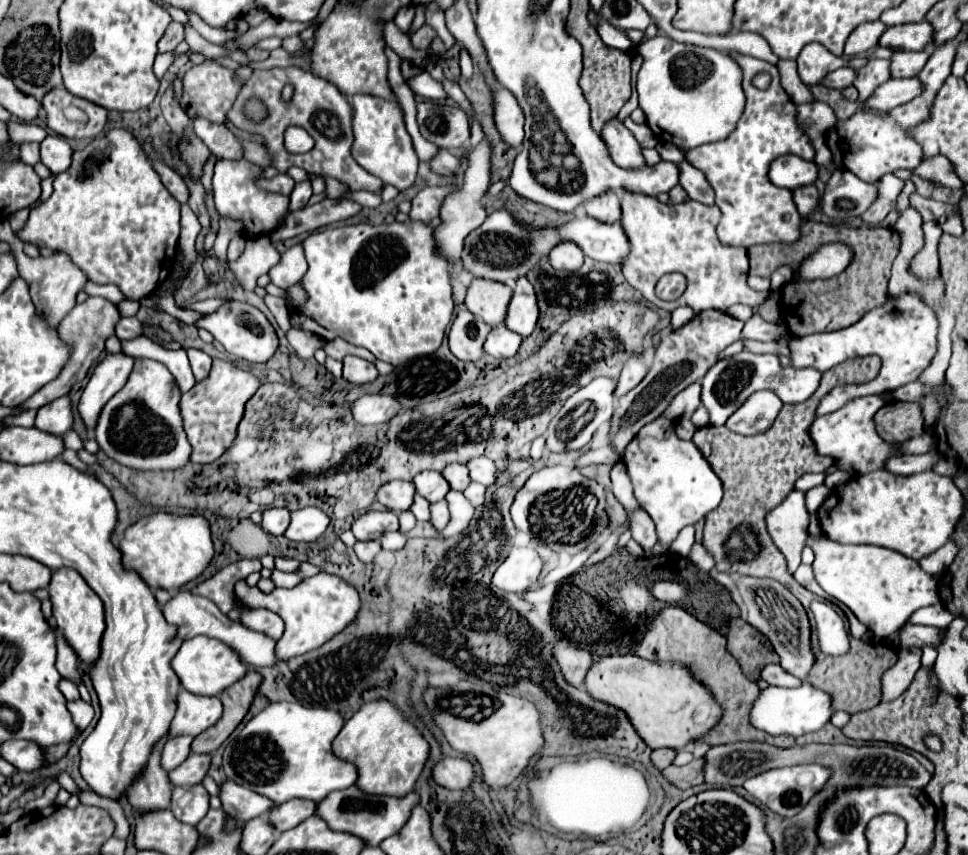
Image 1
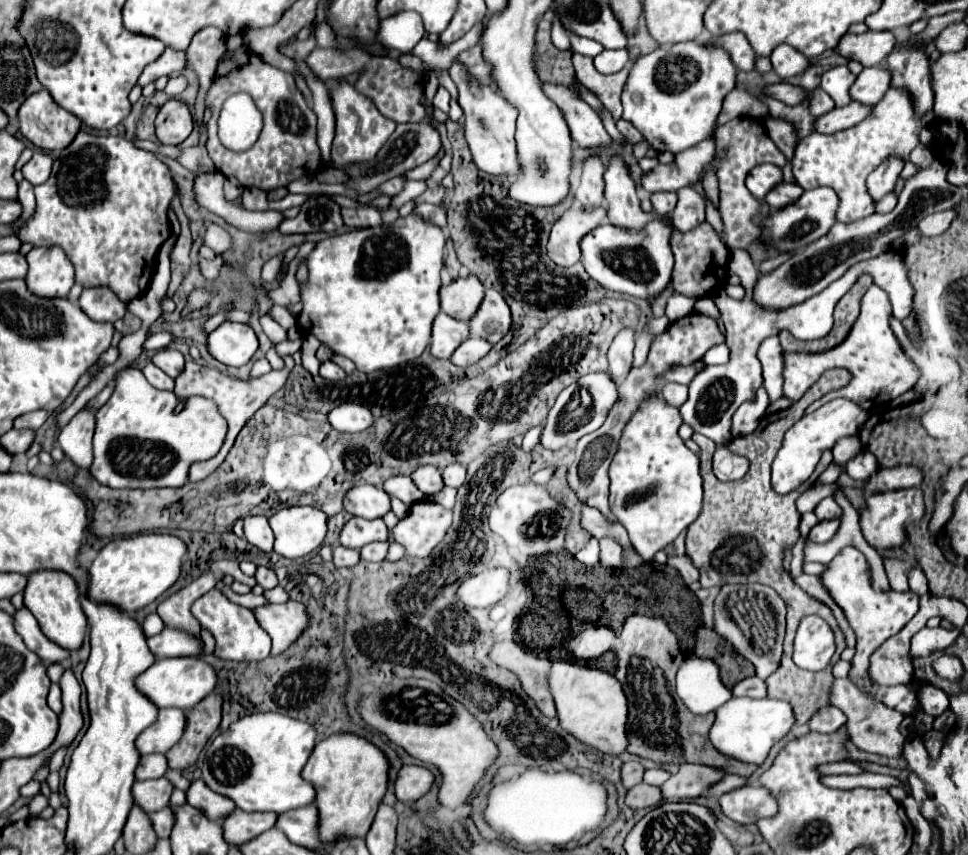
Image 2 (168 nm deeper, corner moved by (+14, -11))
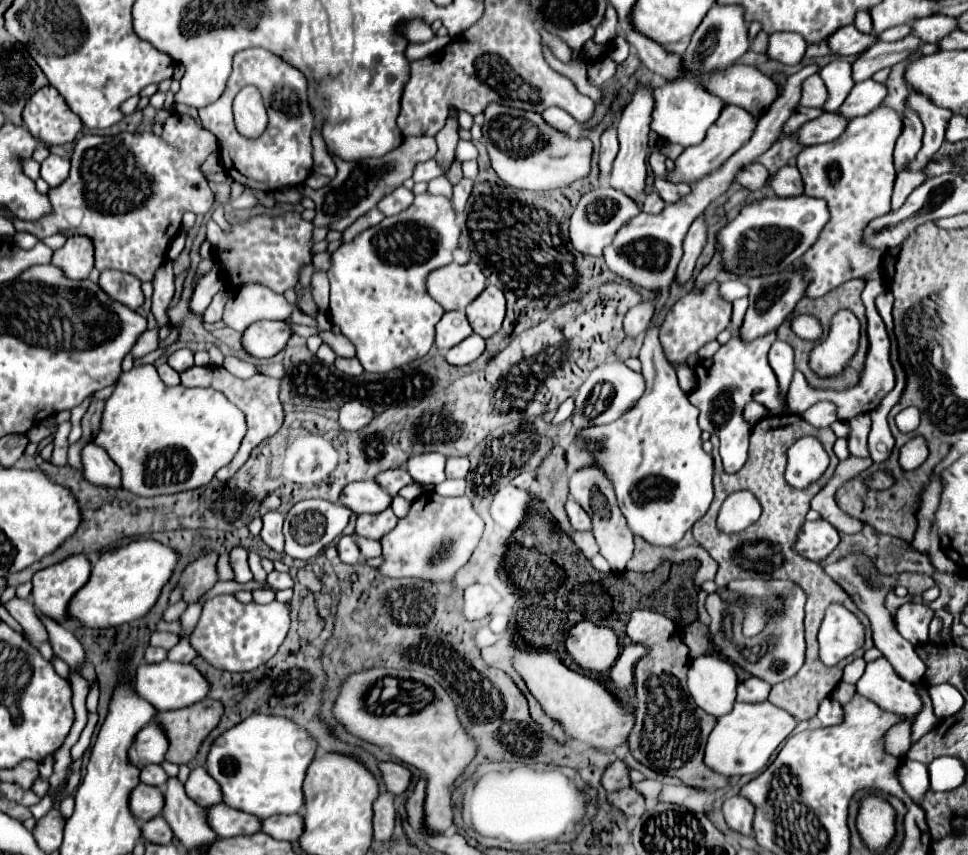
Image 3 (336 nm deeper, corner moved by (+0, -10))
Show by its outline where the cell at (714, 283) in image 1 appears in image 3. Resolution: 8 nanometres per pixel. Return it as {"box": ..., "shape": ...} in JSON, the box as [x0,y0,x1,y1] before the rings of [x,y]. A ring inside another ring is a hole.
{"box":[610,88,652,202],"shape":[[[642,88],[636,90],[632,96],[632,102],[624,108],[622,120],[616,124],[618,140],[620,140],[620,152],[614,160],[614,170],[610,176],[610,186],[628,194],[634,202],[640,202],[640,196],[644,196],[646,188],[646,150],[648,150],[648,132],[650,132],[650,114],[652,114],[652,90]]]}

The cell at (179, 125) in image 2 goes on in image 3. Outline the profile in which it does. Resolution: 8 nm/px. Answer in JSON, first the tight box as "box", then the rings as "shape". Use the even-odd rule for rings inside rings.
{"box":[14,114,216,282],"shape":[[[170,114],[170,118],[164,124],[162,136],[154,136],[152,132],[122,132],[116,136],[84,134],[78,138],[76,148],[72,152],[72,168],[66,182],[56,188],[50,188],[48,196],[52,212],[36,222],[14,220],[14,226],[16,230],[34,232],[40,240],[52,234],[62,234],[66,238],[88,236],[94,244],[94,268],[98,272],[118,270],[136,276],[140,282],[152,282],[156,270],[164,262],[166,246],[170,246],[170,240],[174,240],[180,232],[182,214],[206,214],[214,206],[216,196],[198,168],[206,160],[206,156],[216,148],[216,136],[212,136],[188,114]]]}

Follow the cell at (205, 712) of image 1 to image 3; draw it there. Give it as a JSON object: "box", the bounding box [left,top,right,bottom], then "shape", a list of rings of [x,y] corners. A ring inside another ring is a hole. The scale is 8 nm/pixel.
{"box":[130,722,168,768],"shape":[[[150,722],[138,732],[130,748],[130,762],[136,764],[138,768],[148,764],[160,764],[164,762],[166,752],[168,752],[168,736],[164,734],[164,730],[160,730],[160,722]]]}

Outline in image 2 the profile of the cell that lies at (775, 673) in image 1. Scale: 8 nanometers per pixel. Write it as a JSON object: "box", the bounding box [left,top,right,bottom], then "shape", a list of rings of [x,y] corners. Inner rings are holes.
{"box":[732,677,766,697],"shape":[[[746,677],[732,687],[734,697],[766,697],[766,683],[758,677]]]}

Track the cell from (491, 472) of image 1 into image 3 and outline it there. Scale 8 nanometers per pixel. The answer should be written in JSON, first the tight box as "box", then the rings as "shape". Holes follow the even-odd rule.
{"box":[446,458,470,478],"shape":[[[448,458],[448,462],[446,462],[448,478],[466,478],[468,472],[470,472],[468,458]]]}

